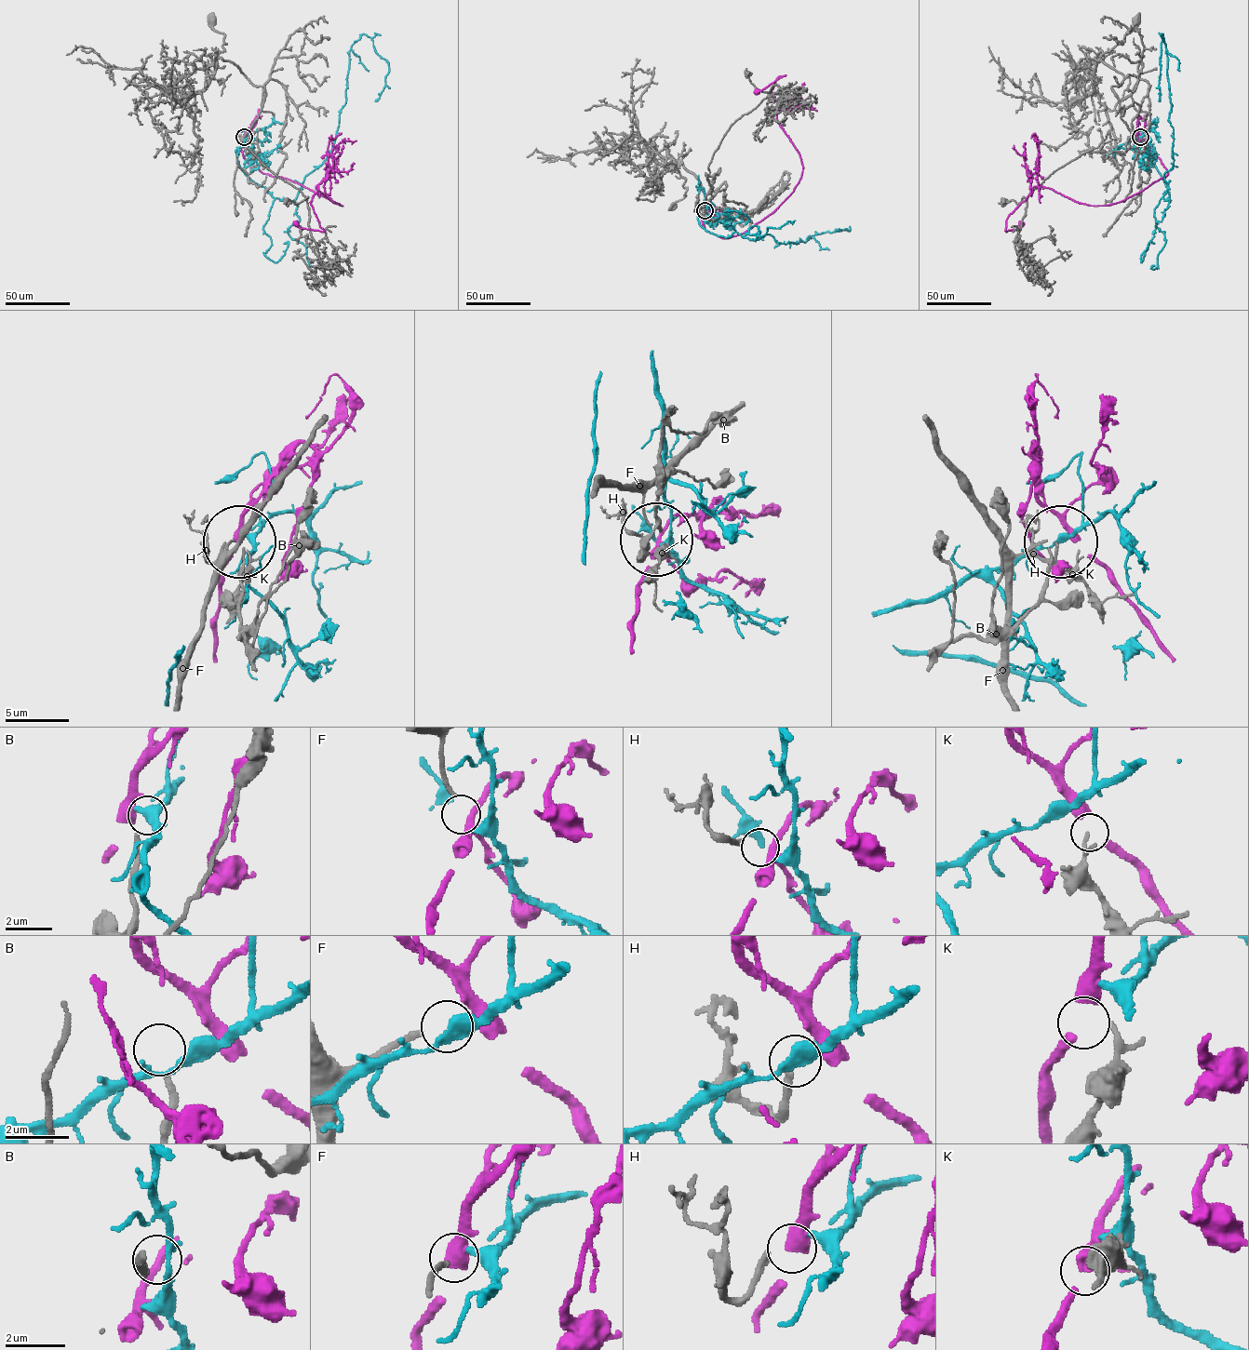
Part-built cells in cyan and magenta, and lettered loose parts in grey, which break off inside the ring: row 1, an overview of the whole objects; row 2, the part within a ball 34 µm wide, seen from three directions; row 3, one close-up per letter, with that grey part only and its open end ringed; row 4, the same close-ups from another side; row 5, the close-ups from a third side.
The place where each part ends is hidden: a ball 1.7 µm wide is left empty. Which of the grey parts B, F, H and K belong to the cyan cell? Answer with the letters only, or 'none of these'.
H

